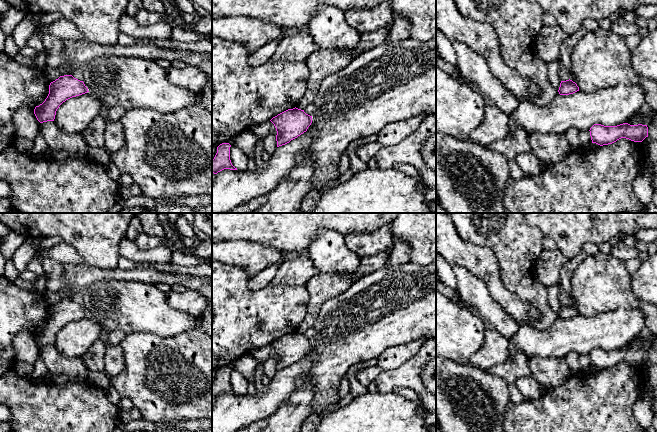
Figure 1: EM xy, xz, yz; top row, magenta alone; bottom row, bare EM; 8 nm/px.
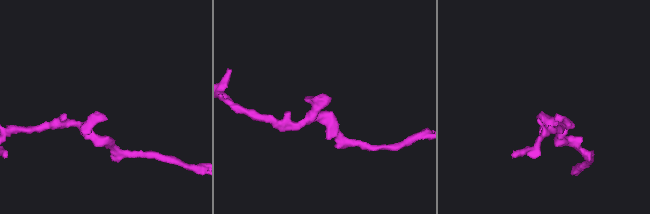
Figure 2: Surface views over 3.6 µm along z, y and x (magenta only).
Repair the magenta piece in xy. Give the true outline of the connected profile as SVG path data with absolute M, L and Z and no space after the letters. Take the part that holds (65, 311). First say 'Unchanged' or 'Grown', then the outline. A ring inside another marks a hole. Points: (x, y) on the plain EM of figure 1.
Unchanged. M72 299L60 300L49 309L49 318L45 325L36 330L34 338L40 347L54 345L56 335L66 324L89 316L83 305Z

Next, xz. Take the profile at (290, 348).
Unchanged. M295 331L278 338L270 345L276 352L276 365L279 371L306 356L312 347L312 340Z

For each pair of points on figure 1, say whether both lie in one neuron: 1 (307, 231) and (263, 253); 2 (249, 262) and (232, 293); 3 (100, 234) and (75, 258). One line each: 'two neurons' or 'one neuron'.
1: two neurons
2: two neurons
3: two neurons

